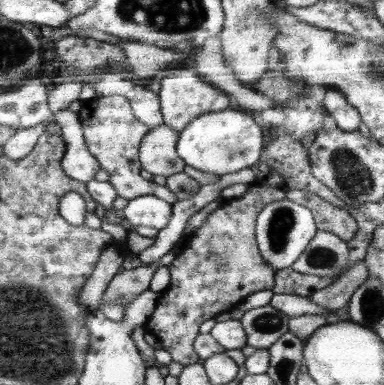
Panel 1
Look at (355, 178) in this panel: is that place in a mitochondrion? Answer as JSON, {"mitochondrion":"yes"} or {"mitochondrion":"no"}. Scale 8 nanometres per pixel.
{"mitochondrion":"yes"}

